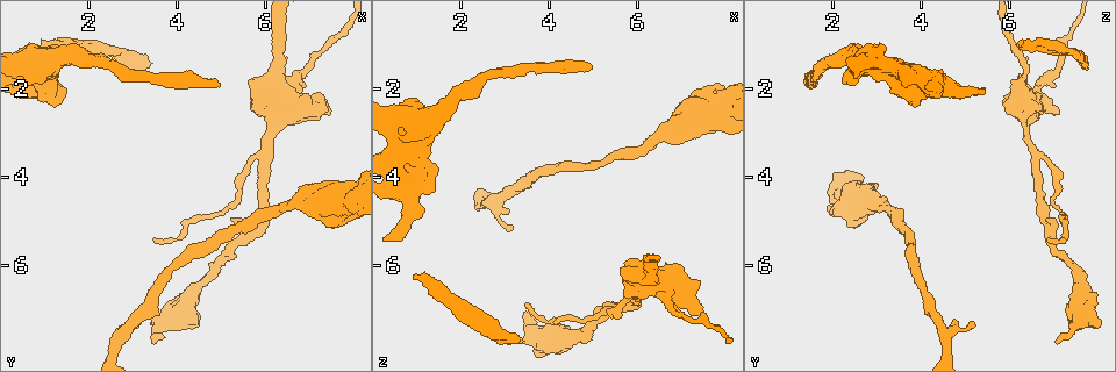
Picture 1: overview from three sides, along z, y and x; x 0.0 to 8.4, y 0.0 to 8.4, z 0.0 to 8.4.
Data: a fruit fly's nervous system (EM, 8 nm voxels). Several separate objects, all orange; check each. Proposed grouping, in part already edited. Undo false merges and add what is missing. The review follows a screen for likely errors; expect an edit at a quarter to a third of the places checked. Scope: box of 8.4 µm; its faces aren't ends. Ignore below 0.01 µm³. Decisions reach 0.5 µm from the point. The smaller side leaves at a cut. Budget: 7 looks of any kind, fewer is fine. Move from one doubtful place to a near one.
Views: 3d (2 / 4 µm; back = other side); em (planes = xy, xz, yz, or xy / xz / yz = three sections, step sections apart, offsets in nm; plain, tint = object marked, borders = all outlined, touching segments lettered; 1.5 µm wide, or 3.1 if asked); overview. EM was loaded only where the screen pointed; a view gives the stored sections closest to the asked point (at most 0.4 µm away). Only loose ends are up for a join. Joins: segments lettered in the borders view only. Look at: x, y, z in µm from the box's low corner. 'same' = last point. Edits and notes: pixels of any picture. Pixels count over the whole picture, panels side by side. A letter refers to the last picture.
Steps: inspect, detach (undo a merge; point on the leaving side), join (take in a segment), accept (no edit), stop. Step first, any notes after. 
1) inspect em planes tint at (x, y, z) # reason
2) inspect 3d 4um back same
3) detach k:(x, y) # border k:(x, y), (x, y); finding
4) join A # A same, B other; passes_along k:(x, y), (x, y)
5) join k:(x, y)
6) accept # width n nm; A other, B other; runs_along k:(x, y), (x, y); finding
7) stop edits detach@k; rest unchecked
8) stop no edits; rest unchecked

inspect em planes borders at (3.30, 1.55, 7.75) # free end

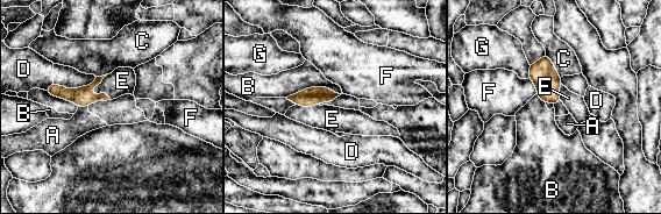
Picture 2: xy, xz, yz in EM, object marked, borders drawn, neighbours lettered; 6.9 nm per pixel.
join E # A other, B other, C other, D other, E same, F other, G other; it goes on there

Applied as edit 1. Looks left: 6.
inspect overview # redraw

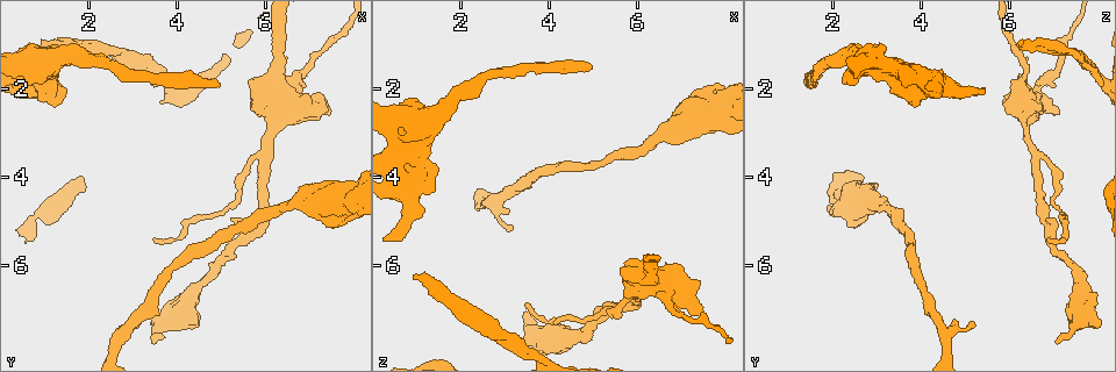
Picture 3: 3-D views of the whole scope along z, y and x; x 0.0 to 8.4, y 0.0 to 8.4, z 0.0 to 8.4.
inspect em planes borders at (4.95, 1.90, 1.50) # end of a long branch

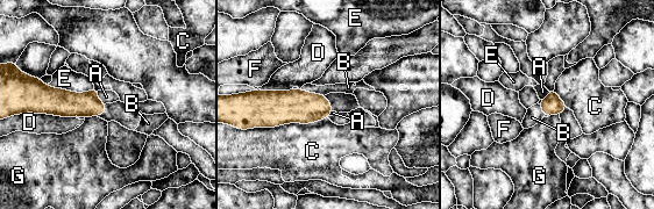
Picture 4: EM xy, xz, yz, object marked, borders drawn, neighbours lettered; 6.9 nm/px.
join B # width 140 nm; A other, B same, C other, D other, E other, F other, G other; passes_along 4:(281, 107), (313, 93), (348, 87); it goes on there

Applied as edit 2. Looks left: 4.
inspect overview

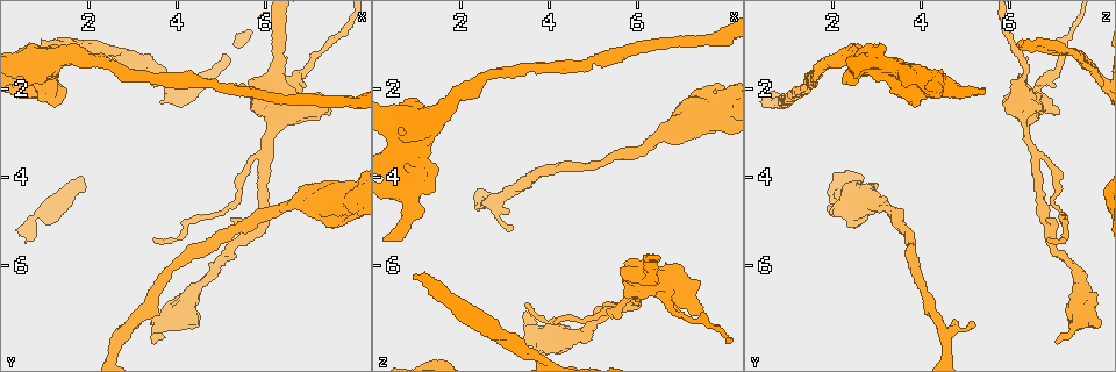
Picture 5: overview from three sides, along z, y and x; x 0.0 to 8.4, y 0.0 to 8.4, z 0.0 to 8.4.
inspect 3d 4um at (3.65, 7.30, 7.45) # calibre changes

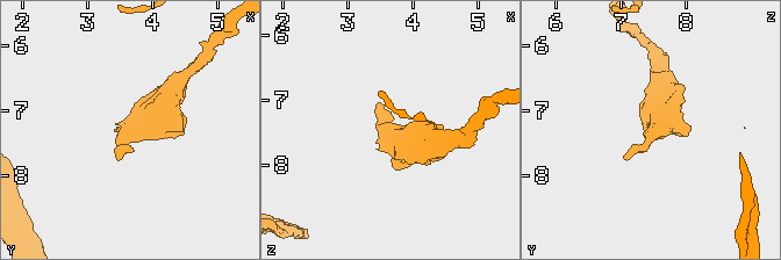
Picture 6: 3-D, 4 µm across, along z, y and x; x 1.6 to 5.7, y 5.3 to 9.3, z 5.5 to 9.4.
inspect em planes borders at (3.65, 7.35, 7.50)

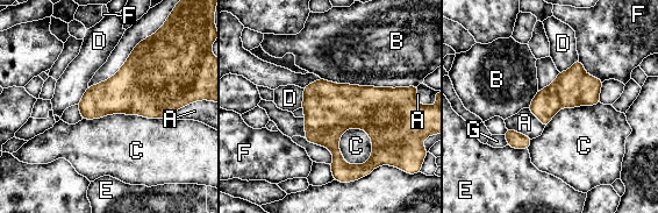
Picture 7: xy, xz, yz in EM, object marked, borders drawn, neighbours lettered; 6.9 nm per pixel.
accept # longest_contact B 650 nm; A other, B other, C other, D other, E other, F other, G other; border 7:(347, 128), (370, 137), (366, 163); one cell here

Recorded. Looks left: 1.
stop edits join@2, join@4; rest unchecked

